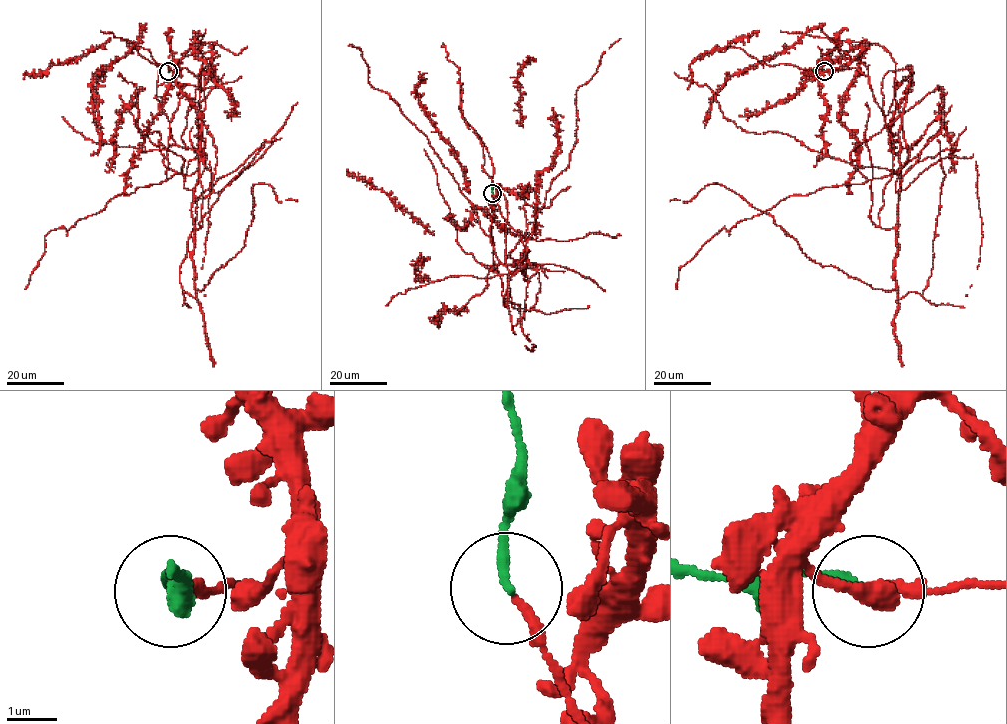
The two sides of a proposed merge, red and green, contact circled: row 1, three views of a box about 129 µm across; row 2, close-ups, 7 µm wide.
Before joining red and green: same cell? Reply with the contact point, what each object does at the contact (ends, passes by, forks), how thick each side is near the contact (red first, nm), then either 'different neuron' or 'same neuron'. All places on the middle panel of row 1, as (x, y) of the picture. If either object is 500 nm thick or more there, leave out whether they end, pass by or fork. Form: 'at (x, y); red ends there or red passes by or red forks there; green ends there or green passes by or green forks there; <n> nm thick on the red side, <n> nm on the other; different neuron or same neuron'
at (492, 193); red passes by; green ends there; 130 nm thick on the red side, 200 nm on the other; same neuron

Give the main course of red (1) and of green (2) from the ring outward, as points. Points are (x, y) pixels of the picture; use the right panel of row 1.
1: (825, 70), (868, 77), (903, 147), (896, 289), (813, 262), (720, 184), (669, 201)
2: (824, 71), (812, 69)

